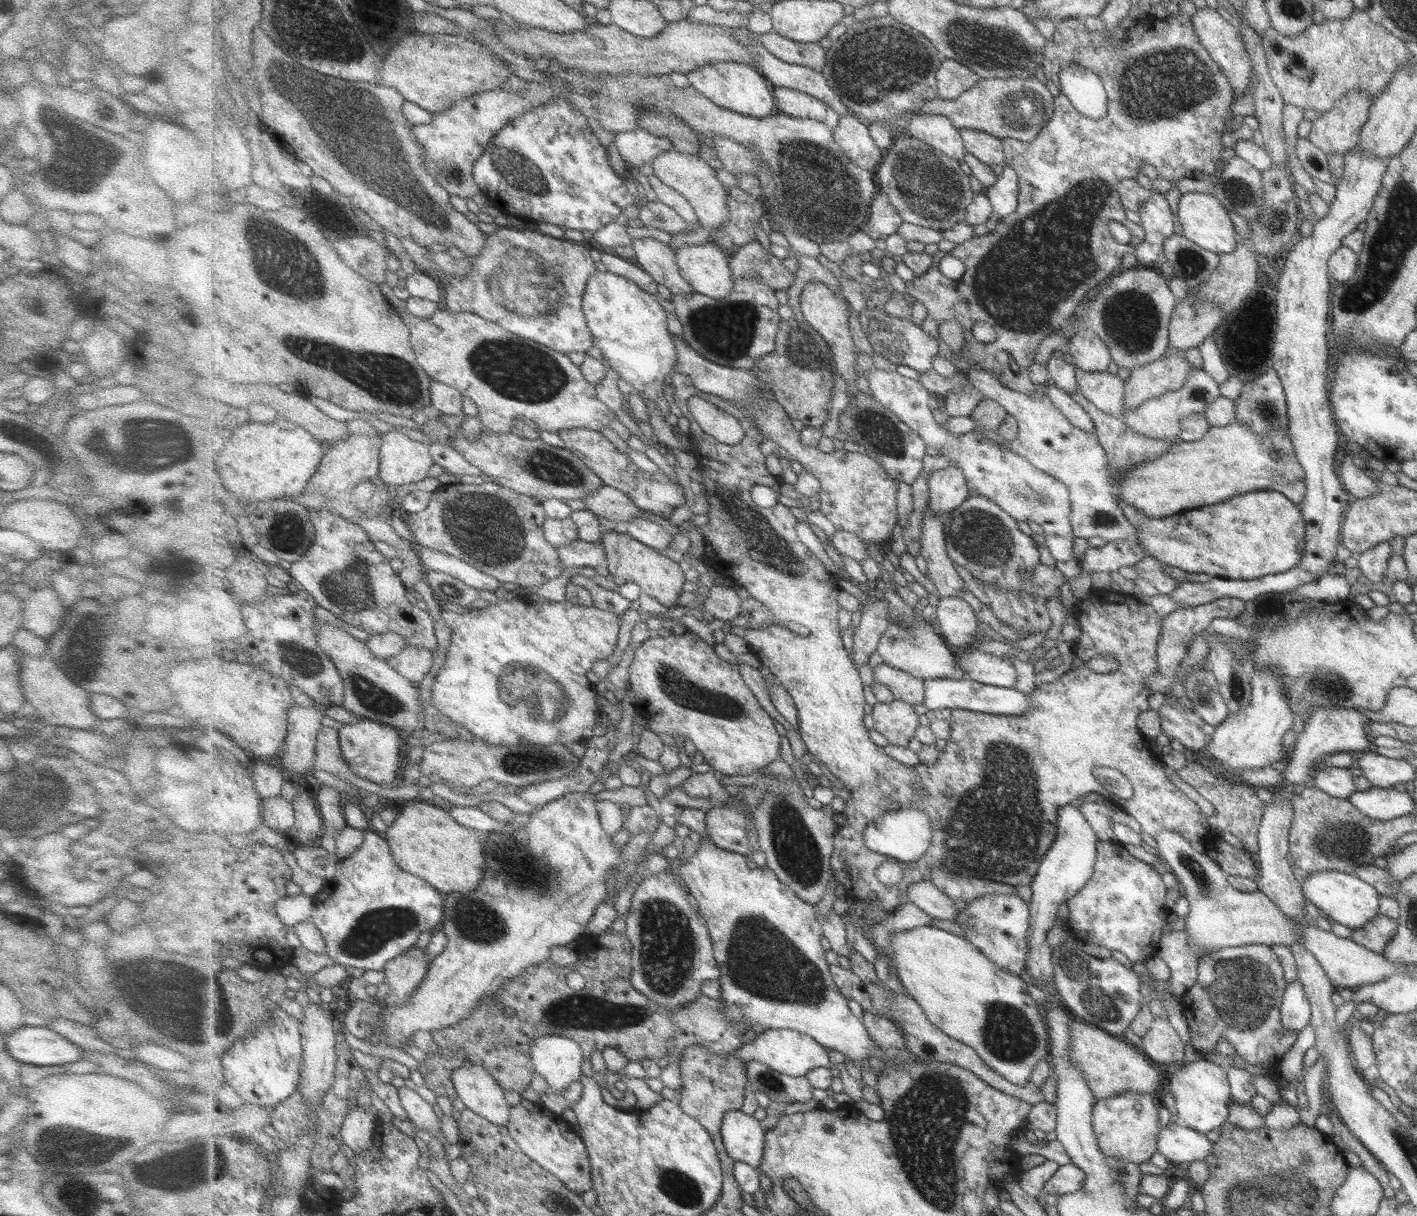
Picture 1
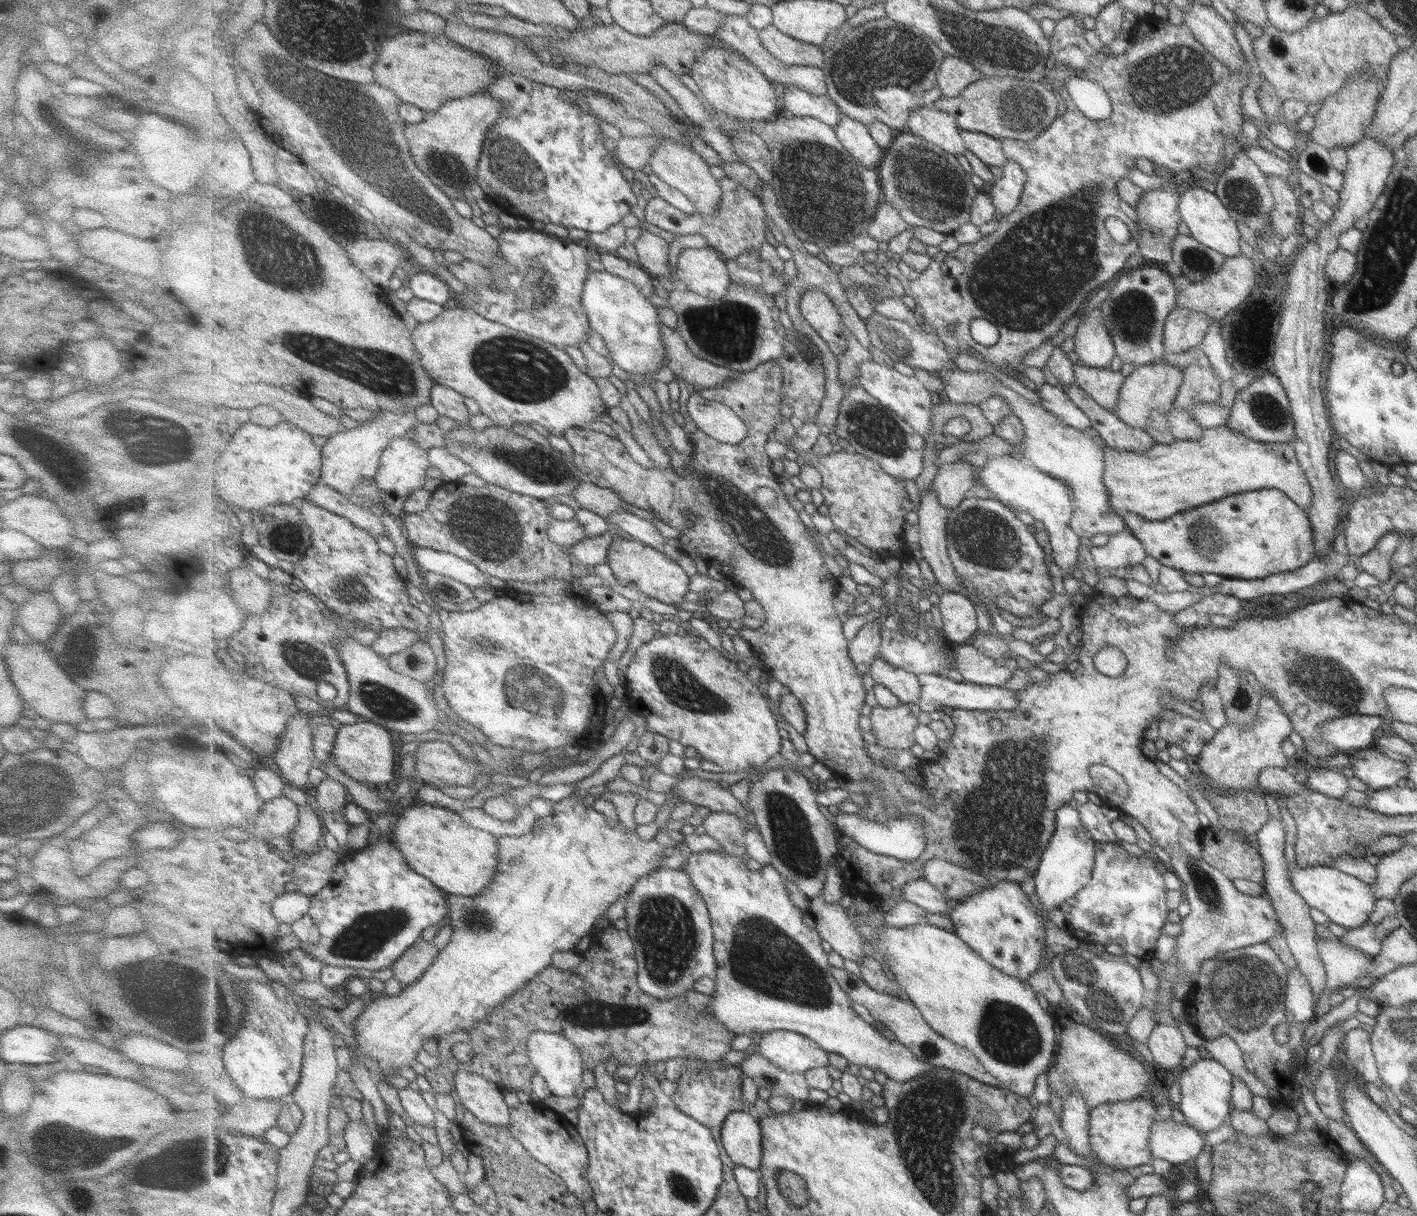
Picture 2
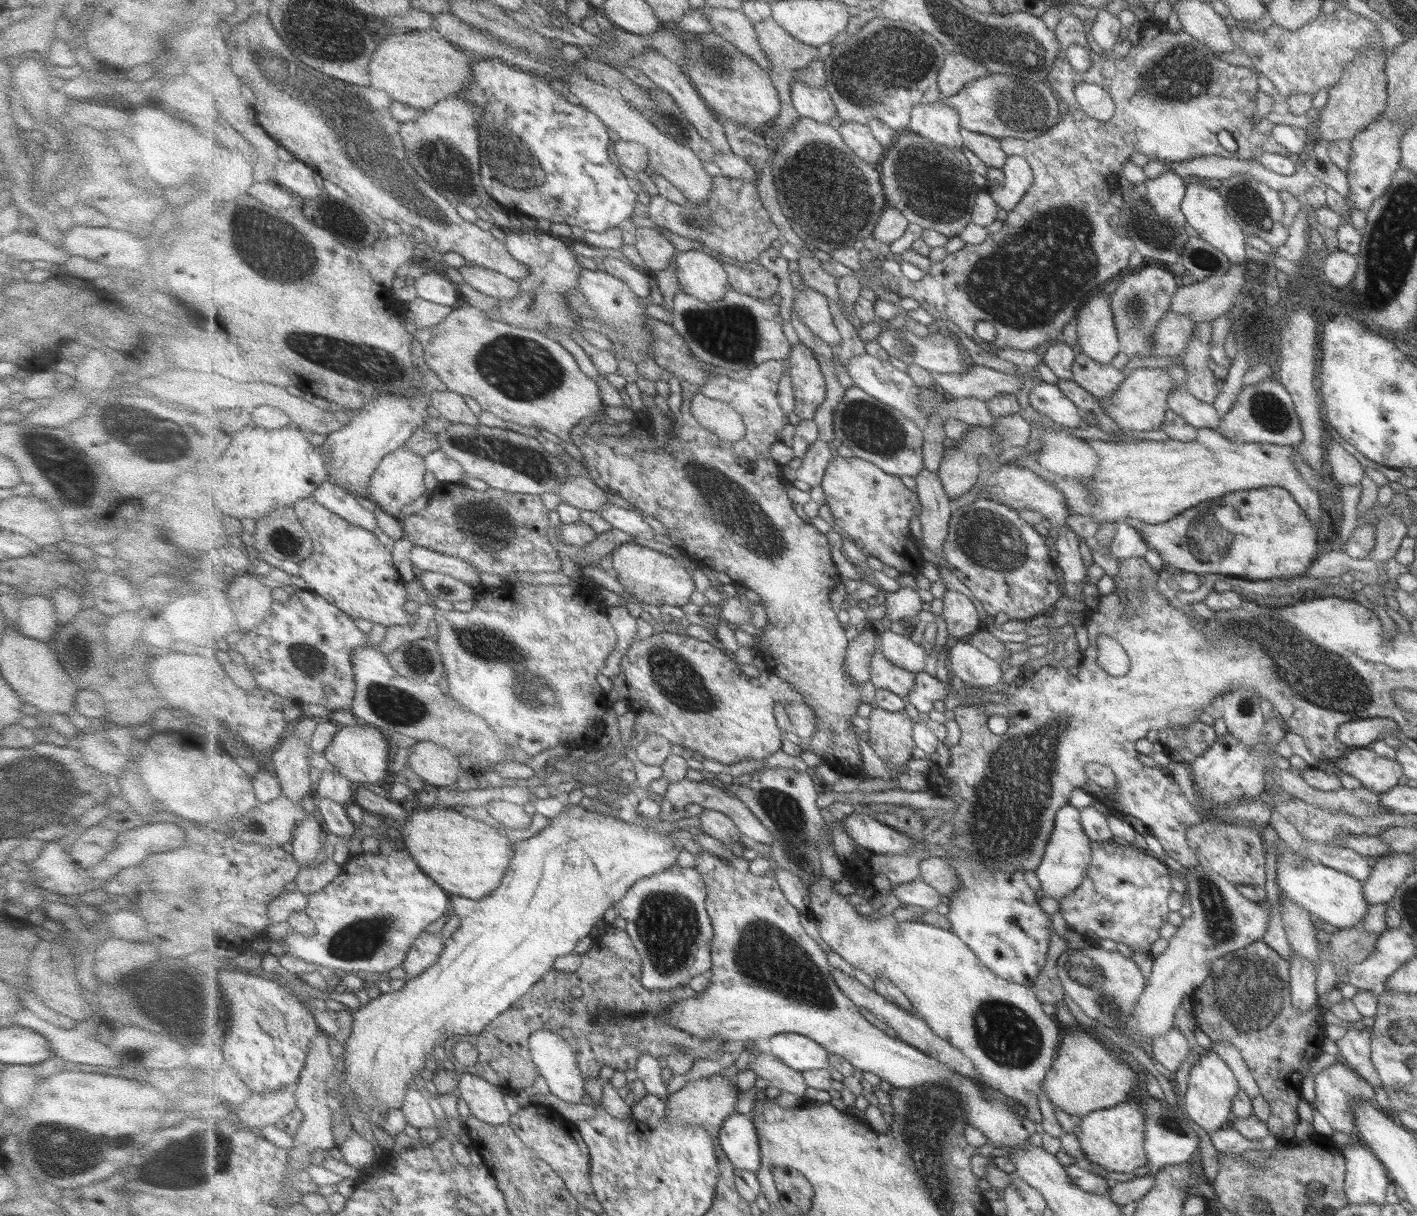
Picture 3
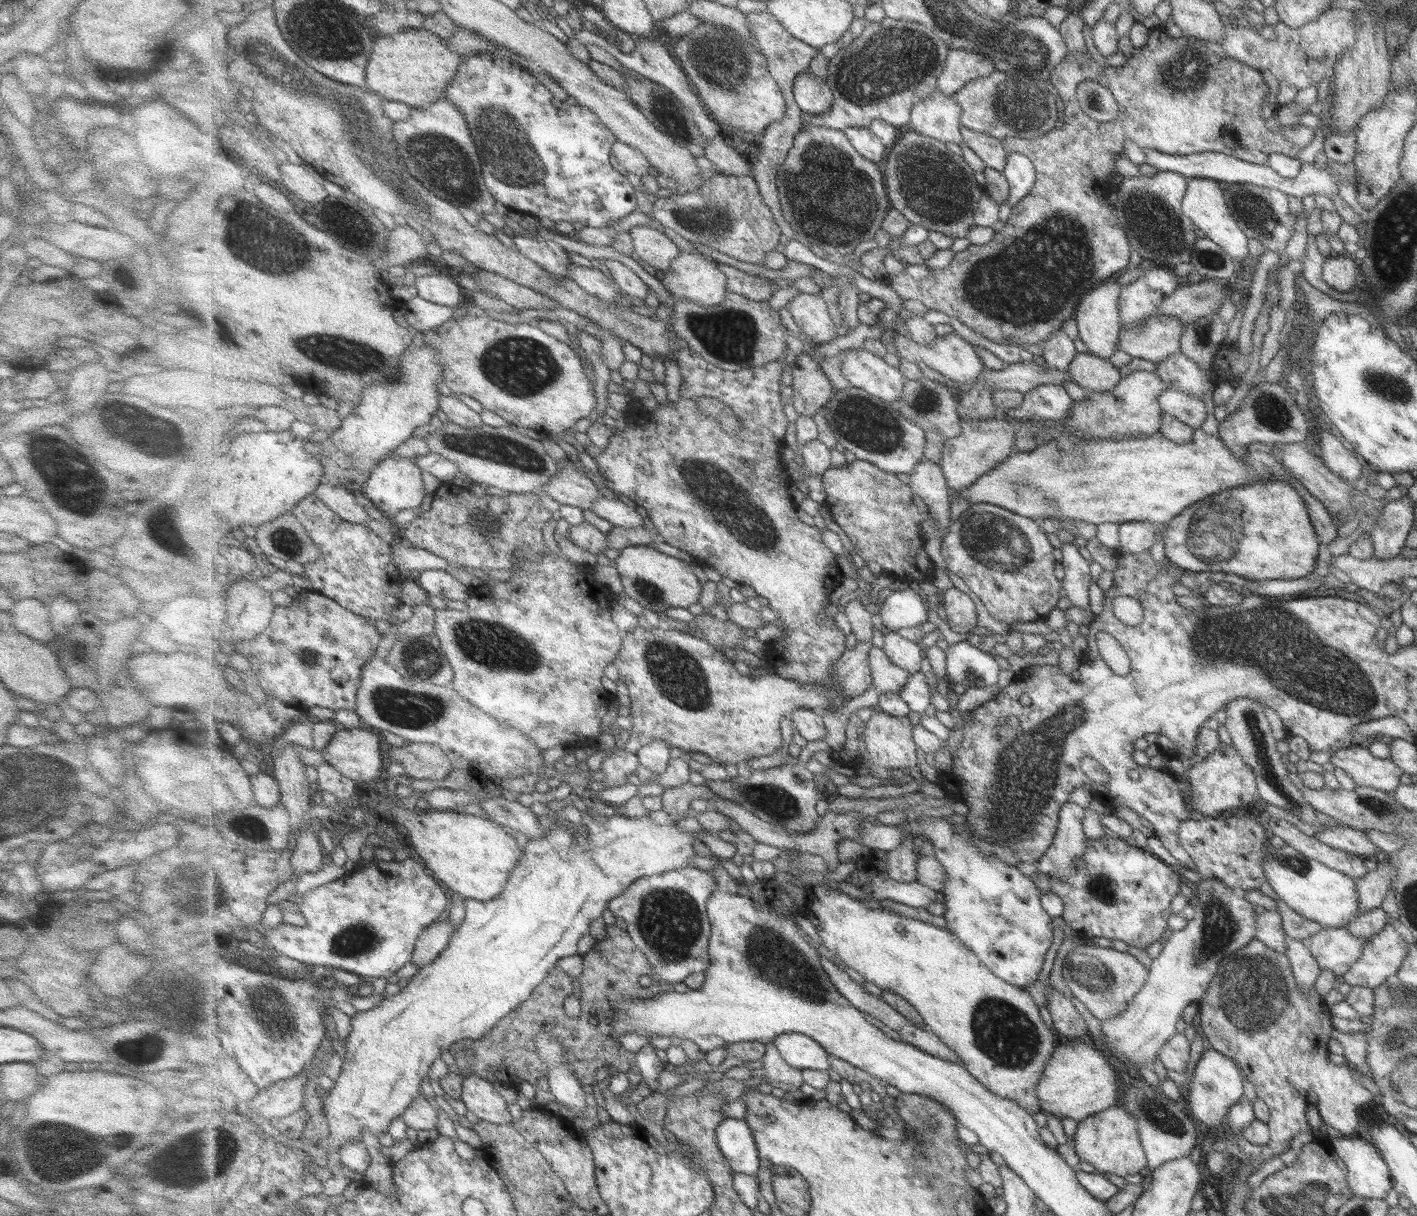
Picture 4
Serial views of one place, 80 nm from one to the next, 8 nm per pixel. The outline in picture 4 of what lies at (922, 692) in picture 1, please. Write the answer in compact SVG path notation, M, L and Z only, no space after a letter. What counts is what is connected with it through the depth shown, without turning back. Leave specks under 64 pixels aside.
M873 648L871 651L870 668L878 693L900 694L912 676L907 670L896 666L881 648Z

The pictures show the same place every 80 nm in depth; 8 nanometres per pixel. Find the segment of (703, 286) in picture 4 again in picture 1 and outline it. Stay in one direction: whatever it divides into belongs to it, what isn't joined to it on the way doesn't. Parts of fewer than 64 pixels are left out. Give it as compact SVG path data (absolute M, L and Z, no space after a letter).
M718 243L684 245L677 249L676 256L681 275L695 292L717 300L733 292L730 256Z

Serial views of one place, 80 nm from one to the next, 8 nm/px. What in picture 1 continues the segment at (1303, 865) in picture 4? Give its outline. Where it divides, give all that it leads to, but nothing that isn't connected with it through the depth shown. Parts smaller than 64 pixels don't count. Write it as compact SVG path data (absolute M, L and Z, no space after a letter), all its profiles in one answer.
M1336 870L1317 871L1308 874L1299 889L1301 889L1302 895L1327 918L1350 929L1362 927L1378 915L1380 894L1354 874L1345 874Z

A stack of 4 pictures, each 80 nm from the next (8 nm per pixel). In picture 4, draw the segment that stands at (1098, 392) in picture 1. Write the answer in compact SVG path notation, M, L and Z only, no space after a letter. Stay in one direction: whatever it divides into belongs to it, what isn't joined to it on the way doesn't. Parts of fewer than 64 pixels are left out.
M1079 353L1071 363L1070 373L1072 380L1079 386L1092 392L1111 390L1118 384L1119 372L1115 366L1091 353Z

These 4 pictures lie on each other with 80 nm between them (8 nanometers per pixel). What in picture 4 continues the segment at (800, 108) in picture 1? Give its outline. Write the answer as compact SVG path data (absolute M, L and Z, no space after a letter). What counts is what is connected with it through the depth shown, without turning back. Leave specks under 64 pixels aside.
M805 72L796 78L794 98L805 116L821 116L834 104L834 90L826 79Z

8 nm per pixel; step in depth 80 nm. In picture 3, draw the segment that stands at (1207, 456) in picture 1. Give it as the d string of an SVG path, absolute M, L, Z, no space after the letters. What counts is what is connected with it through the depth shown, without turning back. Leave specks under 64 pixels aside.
M1198 429L1194 439L1191 439L1189 442L1179 442L1171 439L1163 441L1145 441L1145 440L1134 440L1130 442L1118 441L1103 441L1103 440L1085 440L1087 443L1097 451L1098 454L1098 463L1096 468L1096 473L1090 478L1090 481L1085 479L1071 478L1066 476L1061 476L1056 472L1051 472L1047 467L1044 467L1040 463L1040 454L1037 452L1028 453L1026 456L1022 456L1017 465L1021 467L1026 467L1027 470L1033 470L1037 474L1042 475L1042 478L1045 478L1047 482L1053 482L1059 490L1065 494L1067 506L1069 506L1070 514L1082 514L1083 516L1090 516L1093 520L1097 522L1107 522L1107 523L1118 523L1119 521L1125 521L1127 518L1134 518L1139 522L1147 523L1149 525L1159 524L1165 521L1169 521L1170 518L1173 518L1175 515L1179 515L1184 510L1190 509L1191 506L1195 506L1198 502L1209 501L1210 498L1222 497L1224 494L1232 493L1238 490L1251 490L1259 487L1266 486L1279 486L1279 488L1287 490L1291 495L1291 498L1299 505L1299 508L1303 511L1303 514L1307 517L1307 520L1310 520L1312 524L1317 528L1319 540L1324 540L1329 537L1332 537L1332 529L1334 526L1331 526L1332 519L1330 518L1330 513L1326 511L1324 507L1323 500L1314 490L1311 490L1310 486L1307 486L1307 483L1299 476L1298 470L1295 470L1292 452L1293 447L1291 445L1275 445L1273 443L1267 443L1267 438L1260 442L1231 442L1230 439L1225 438L1222 434L1219 434L1217 430L1211 429Z

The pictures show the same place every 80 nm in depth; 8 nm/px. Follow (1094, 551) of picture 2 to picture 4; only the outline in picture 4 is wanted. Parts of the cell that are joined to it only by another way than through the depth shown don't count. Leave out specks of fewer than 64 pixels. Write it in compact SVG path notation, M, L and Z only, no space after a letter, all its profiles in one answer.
M1131 521L1118 525L1118 546L1115 552L1129 551L1131 554L1139 554L1147 551L1155 542L1155 523L1149 521Z

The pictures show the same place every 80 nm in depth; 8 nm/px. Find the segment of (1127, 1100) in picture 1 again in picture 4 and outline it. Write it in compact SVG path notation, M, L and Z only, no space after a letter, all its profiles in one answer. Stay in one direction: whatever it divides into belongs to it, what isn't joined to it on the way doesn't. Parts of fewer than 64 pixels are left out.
M1121 1106L1111 1107L1078 1124L1073 1136L1074 1149L1080 1161L1092 1165L1100 1174L1127 1176L1137 1174L1146 1167L1146 1158L1139 1143L1138 1124Z

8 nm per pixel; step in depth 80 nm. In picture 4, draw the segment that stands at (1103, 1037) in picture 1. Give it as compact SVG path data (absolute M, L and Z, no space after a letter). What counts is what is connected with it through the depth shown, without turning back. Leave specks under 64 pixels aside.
M1085 1040L1061 1041L1051 1053L1043 1069L1043 1078L1036 1084L1035 1091L1043 1107L1043 1117L1055 1115L1057 1119L1067 1118L1079 1124L1115 1104L1115 1070L1109 1066L1107 1058L1097 1048L1085 1044Z

